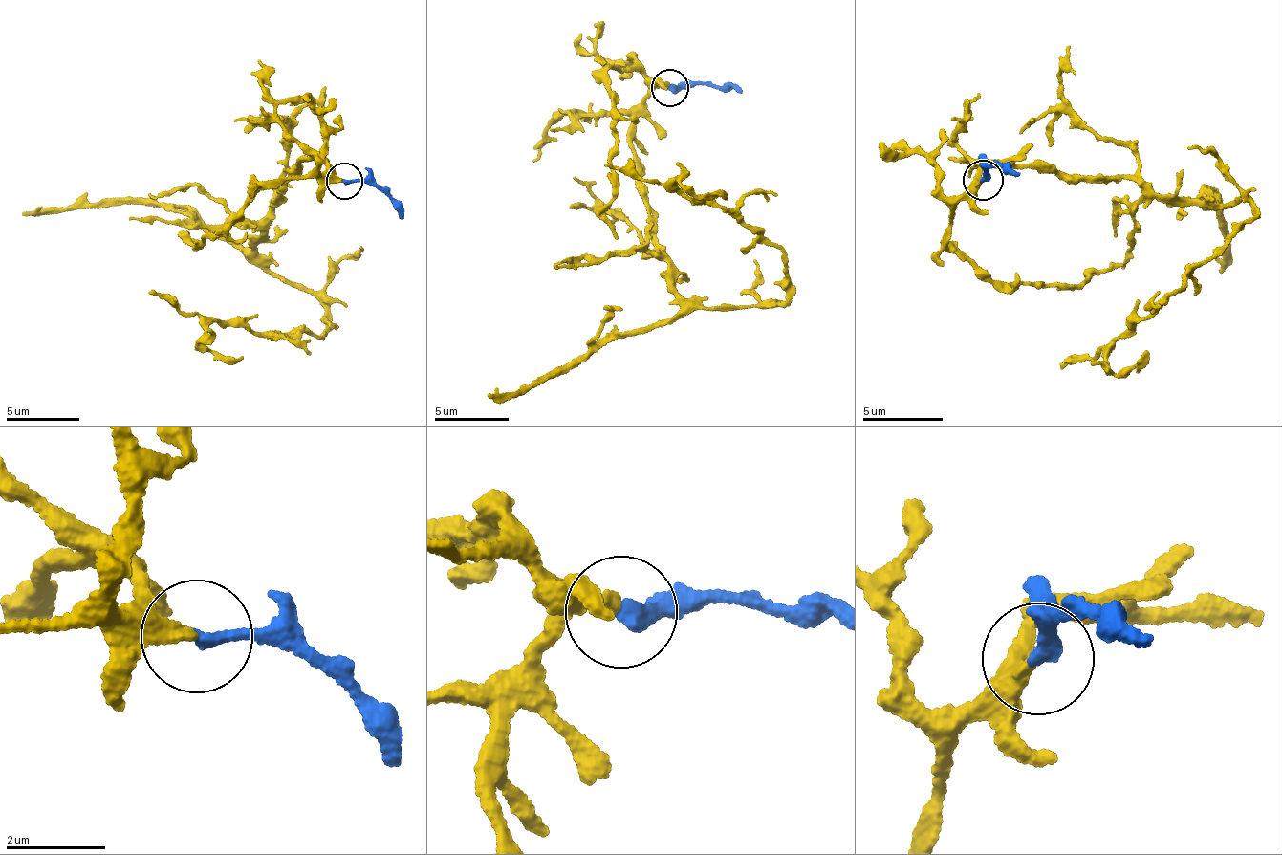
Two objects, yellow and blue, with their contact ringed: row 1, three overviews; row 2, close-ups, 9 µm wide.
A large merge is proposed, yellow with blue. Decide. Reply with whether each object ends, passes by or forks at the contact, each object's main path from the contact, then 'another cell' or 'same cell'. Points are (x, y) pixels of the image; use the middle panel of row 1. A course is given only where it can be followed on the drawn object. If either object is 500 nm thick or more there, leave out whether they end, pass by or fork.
yellow ends; blue ends; course yellow (668, 87), (646, 98), (633, 137), (671, 282), (707, 308), (776, 305), (782, 248), (677, 181), (727, 197); course blue (668, 87), (712, 87), (743, 94); same cell

